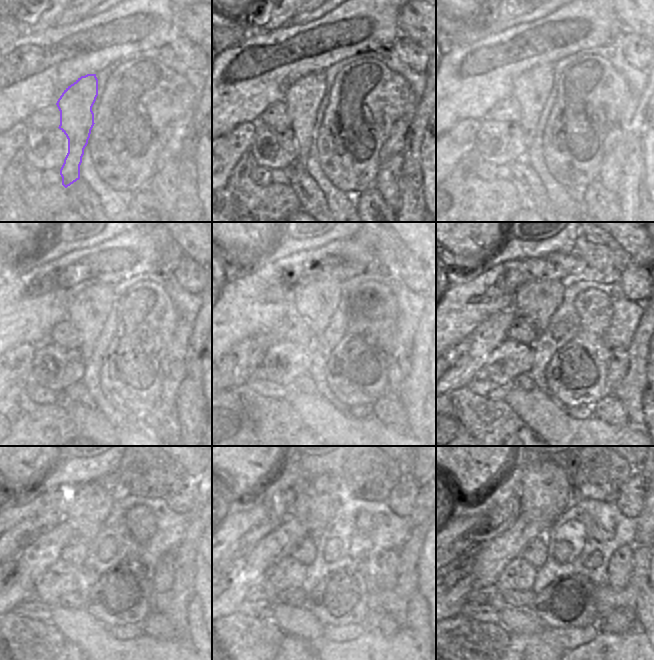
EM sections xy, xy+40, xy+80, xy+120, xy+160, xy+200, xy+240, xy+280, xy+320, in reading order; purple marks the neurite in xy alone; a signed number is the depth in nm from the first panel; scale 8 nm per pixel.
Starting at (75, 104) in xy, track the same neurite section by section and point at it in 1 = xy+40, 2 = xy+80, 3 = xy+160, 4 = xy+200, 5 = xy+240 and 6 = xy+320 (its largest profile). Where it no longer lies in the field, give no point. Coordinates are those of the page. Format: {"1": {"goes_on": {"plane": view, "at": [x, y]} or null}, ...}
{"1": {"goes_on": {"plane": "xy+40", "at": [302, 100]}}, "2": {"goes_on": {"plane": "xy+80", "at": [532, 88]}}, "3": {"goes_on": {"plane": "xy+160", "at": [315, 303]}}, "4": {"goes_on": {"plane": "xy+200", "at": [537, 300]}}, "5": {"goes_on": {"plane": "xy+240", "at": [92, 506]}}, "6": {"goes_on": {"plane": "xy+320", "at": [540, 476]}}}

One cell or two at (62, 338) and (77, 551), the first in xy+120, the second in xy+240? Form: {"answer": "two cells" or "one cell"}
{"answer": "one cell"}

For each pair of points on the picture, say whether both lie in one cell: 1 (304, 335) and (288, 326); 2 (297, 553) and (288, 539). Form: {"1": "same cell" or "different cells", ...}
{"1": "same cell", "2": "different cells"}

